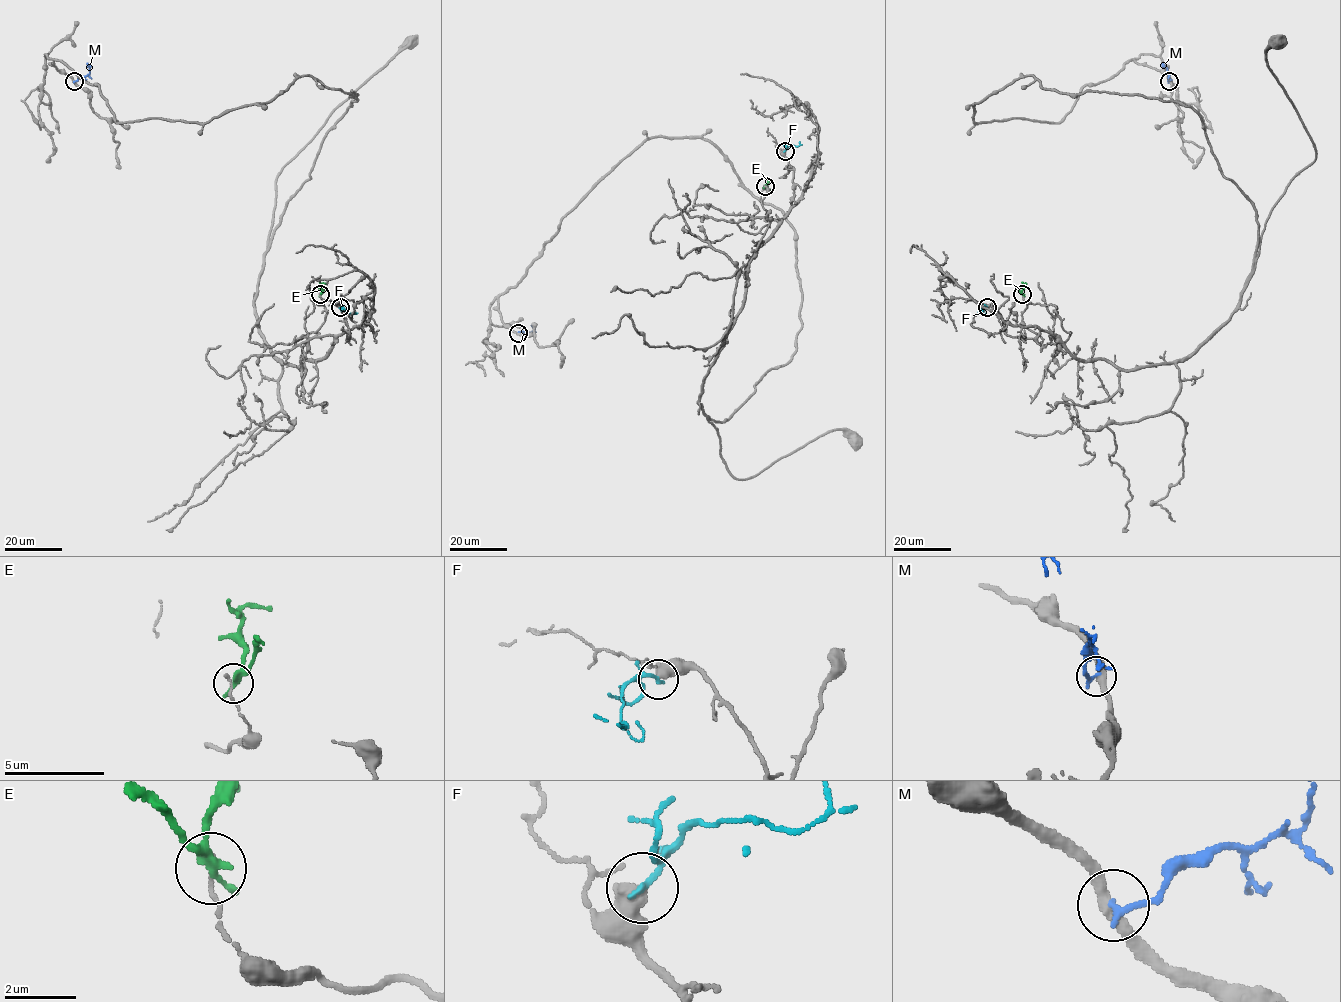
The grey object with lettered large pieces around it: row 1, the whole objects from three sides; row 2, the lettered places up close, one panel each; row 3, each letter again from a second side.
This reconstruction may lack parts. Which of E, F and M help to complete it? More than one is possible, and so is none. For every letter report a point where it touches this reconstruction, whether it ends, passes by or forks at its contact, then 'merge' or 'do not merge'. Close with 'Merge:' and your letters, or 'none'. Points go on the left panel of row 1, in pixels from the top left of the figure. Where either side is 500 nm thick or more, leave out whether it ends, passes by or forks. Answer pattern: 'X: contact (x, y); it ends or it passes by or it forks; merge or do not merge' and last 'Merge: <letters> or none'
E: contact (320, 294); it passes by; do not merge
F: contact (340, 307); do not merge
M: contact (74, 81); it ends; do not merge
Merge: none

